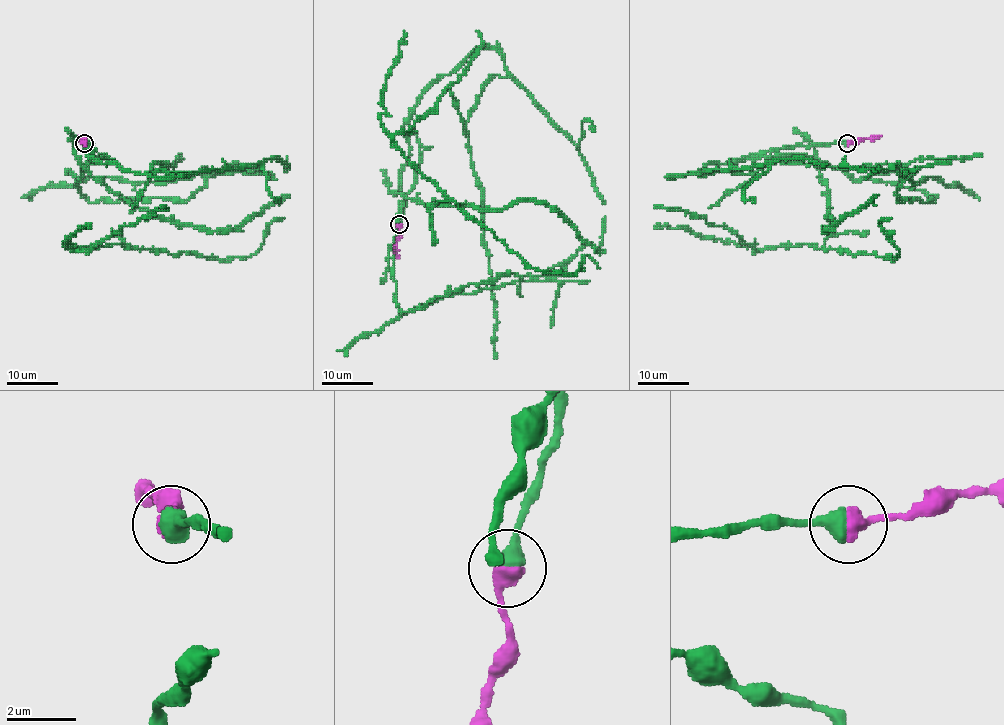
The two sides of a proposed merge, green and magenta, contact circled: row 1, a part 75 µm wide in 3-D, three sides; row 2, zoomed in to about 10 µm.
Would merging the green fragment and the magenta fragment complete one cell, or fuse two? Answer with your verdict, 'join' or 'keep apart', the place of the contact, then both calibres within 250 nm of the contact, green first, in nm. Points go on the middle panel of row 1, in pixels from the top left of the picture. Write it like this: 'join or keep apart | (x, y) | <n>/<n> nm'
join | (399, 224) | 550/550 nm

